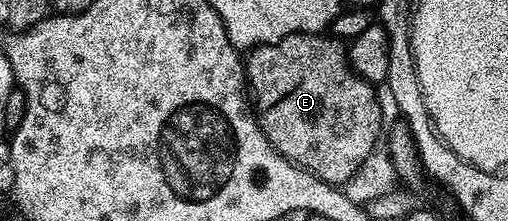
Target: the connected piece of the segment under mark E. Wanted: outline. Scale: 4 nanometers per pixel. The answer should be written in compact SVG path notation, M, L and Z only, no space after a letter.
M319 33L316 35L289 35L275 43L260 43L257 47L249 48L247 57L244 59L244 83L248 88L249 98L252 100L252 114L258 120L258 127L264 133L264 137L275 151L279 151L284 159L296 167L301 167L304 171L310 171L317 179L323 179L324 182L331 185L345 185L350 178L360 169L361 163L374 152L379 146L378 134L384 131L384 124L381 119L381 111L377 105L375 88L365 80L359 78L347 59L347 48L338 44L336 40L329 39L329 34Z

